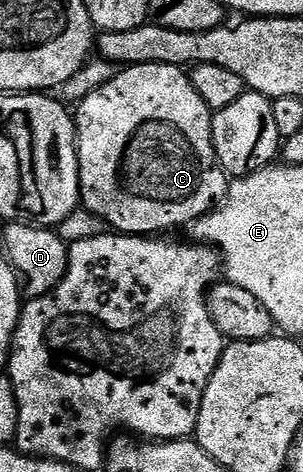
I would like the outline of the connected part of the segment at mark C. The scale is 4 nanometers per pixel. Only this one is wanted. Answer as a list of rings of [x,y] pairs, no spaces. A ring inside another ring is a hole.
[[[134,63],[117,70],[114,81],[102,85],[90,97],[86,97],[74,111],[76,121],[76,152],[80,166],[80,202],[83,210],[94,213],[104,219],[105,224],[113,232],[121,235],[159,236],[161,233],[172,233],[175,227],[187,228],[189,225],[207,215],[228,196],[230,176],[222,170],[218,157],[214,153],[212,140],[212,117],[214,112],[208,108],[206,101],[198,97],[198,89],[194,89],[189,72],[183,67],[174,65],[158,65],[157,63]]]

